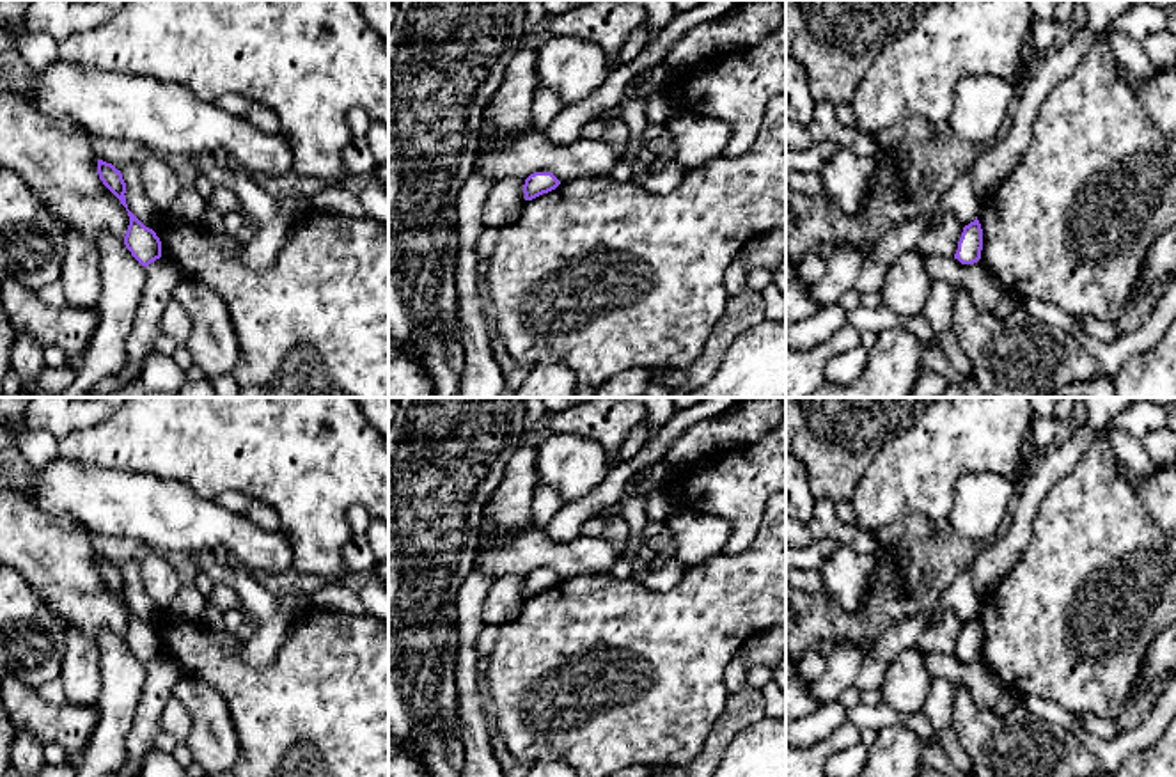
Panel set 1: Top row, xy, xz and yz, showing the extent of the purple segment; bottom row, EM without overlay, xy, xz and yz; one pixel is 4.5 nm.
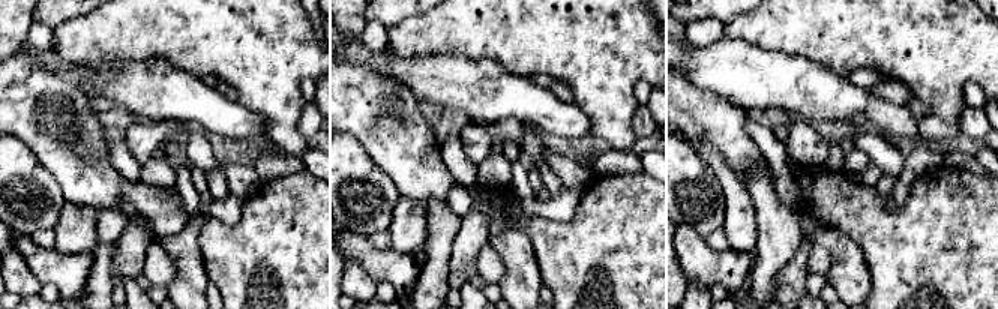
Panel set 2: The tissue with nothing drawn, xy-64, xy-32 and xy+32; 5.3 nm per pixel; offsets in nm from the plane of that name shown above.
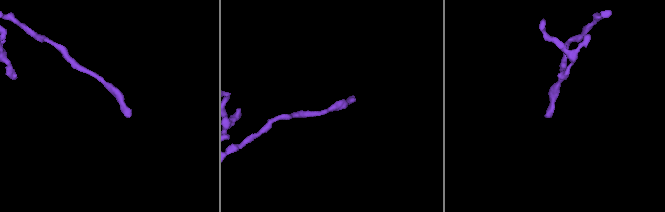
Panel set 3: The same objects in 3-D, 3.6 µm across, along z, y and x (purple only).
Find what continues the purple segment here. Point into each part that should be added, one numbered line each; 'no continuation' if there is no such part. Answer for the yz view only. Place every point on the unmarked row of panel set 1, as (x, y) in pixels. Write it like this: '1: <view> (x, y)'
no continuation

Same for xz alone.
no continuation

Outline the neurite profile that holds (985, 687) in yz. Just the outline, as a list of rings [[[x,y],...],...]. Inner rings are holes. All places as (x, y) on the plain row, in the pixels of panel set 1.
[[[926,653],[924,660],[933,678],[949,679],[954,687],[963,685],[977,710],[992,711],[1007,692],[1002,679],[981,656],[974,662],[961,662],[954,655]]]

